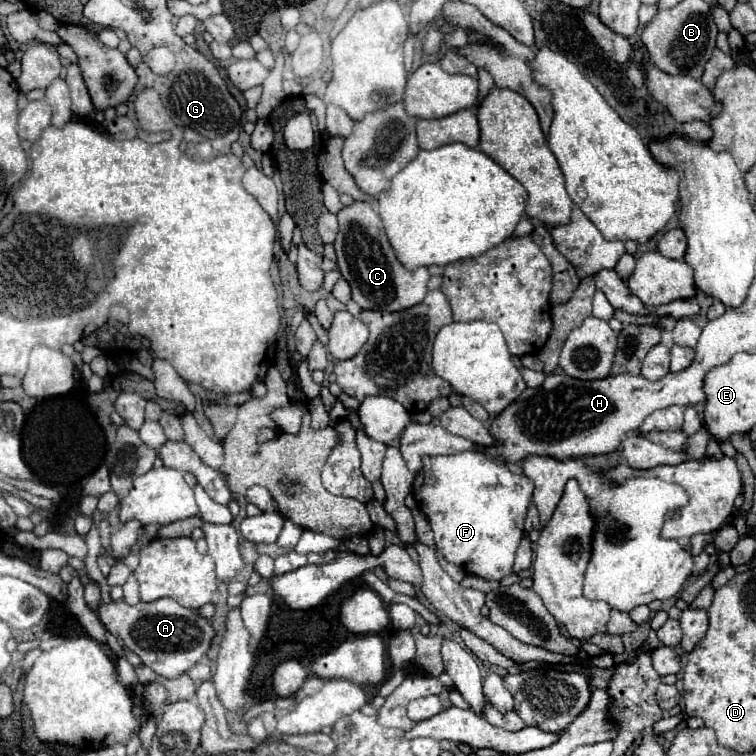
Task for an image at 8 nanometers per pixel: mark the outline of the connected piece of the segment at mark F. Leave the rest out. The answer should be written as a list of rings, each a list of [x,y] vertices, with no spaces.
[[[474,450],[448,456],[424,456],[422,464],[414,498],[428,516],[442,556],[466,574],[486,580],[502,580],[512,574],[534,482],[522,474],[512,474],[506,466],[498,466],[498,462]]]

